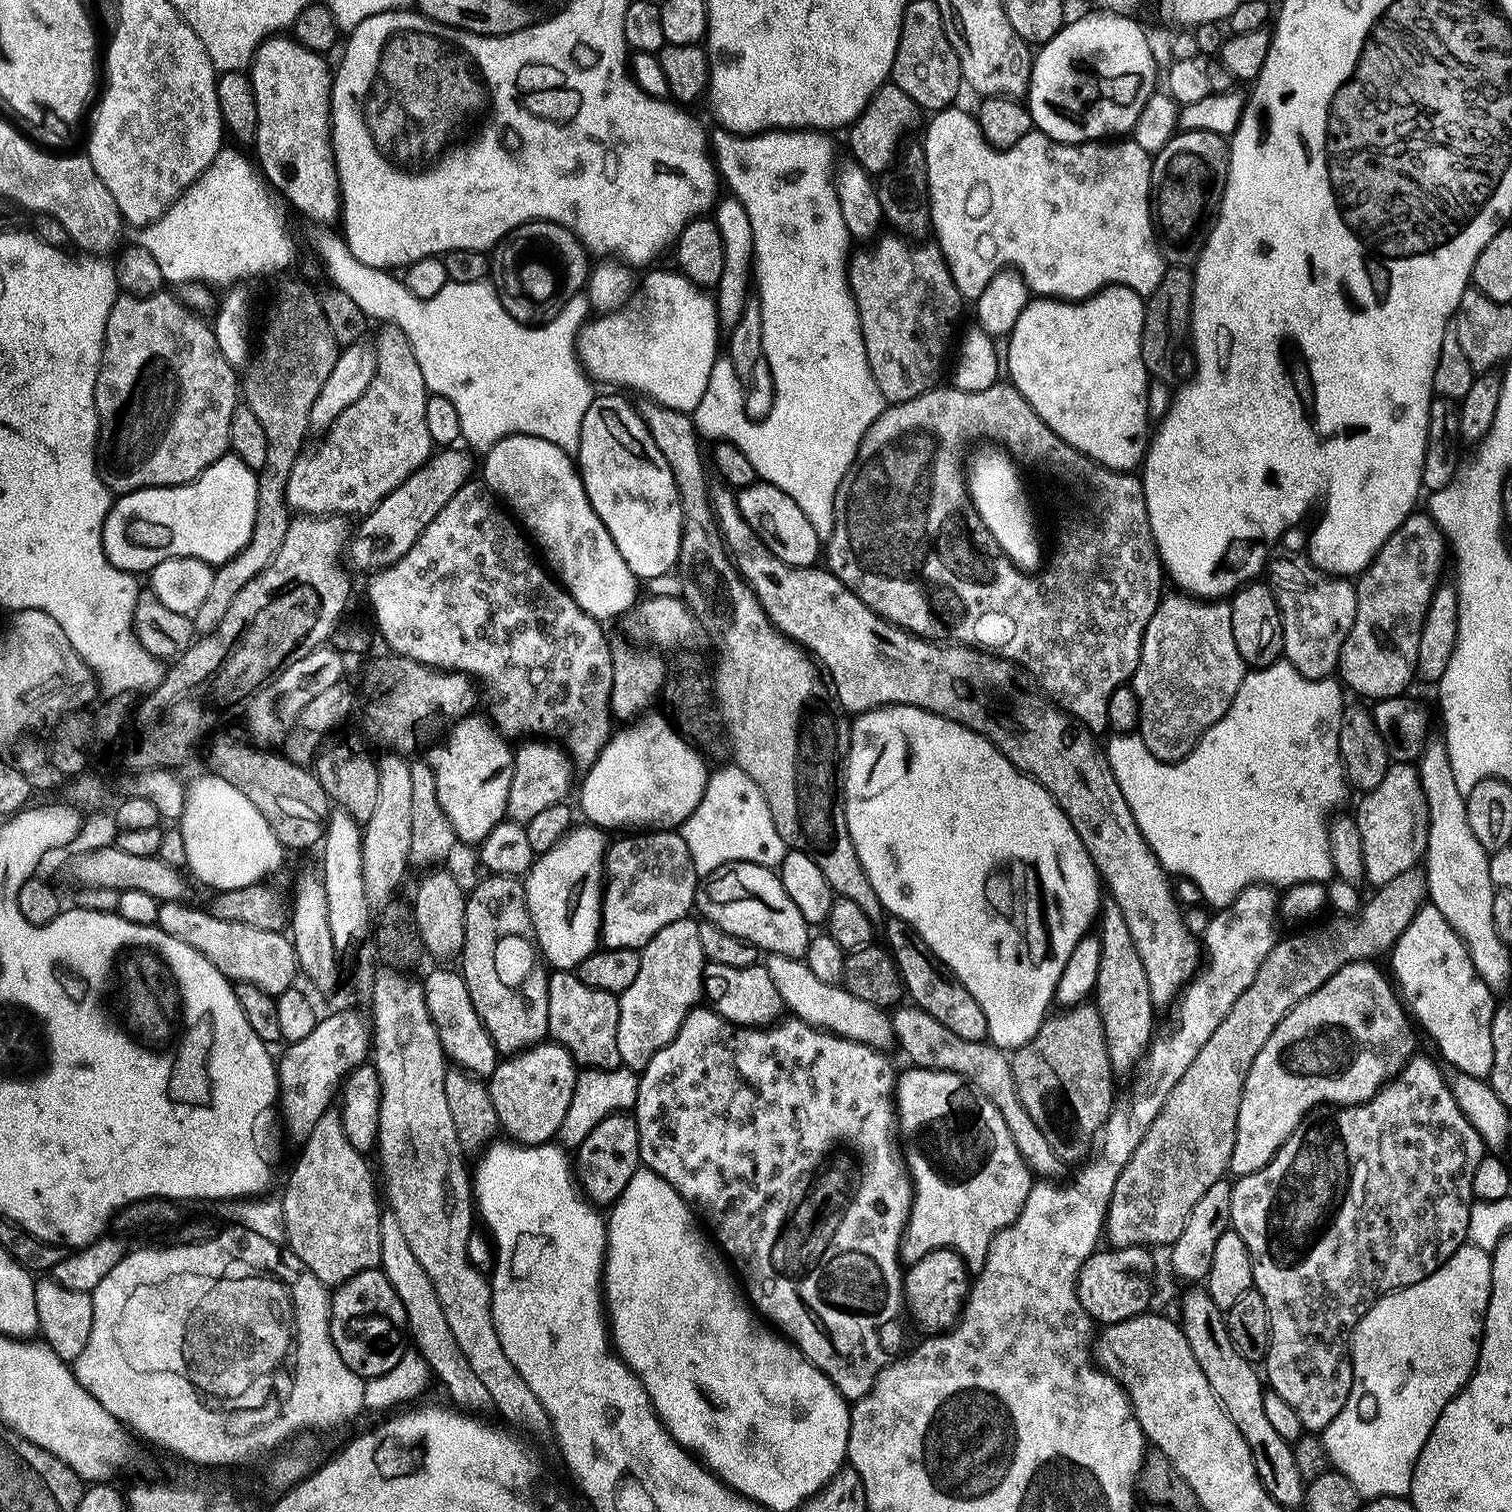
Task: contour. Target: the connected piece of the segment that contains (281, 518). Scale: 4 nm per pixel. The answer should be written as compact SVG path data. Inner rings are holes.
M300 280L278 281L264 329L260 332L260 349L257 352L255 349L242 372L243 403L254 410L254 418L262 422L266 434L266 466L259 468L256 477L258 498L254 530L250 542L246 542L234 558L213 571L206 602L202 602L194 613L197 633L207 634L216 629L226 610L230 610L230 602L234 602L238 590L242 590L250 578L262 574L274 554L282 550L282 538L286 538L290 519L290 510L284 502L284 487L304 446L304 435L310 432L308 415L314 406L314 398L318 398L326 378L330 378L330 370L334 370L334 362L340 353L326 322L319 295L315 291L312 293Z

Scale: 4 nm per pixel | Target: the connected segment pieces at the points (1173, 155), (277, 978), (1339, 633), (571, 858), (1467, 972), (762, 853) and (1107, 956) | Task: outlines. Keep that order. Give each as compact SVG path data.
M1177 131L1152 157L1152 223L1160 253L1169 265L1195 265L1216 223L1228 177L1230 147L1220 135L1219 131Z
M164 902L154 916L155 923L160 925L166 934L182 938L186 946L194 946L214 970L218 970L229 982L258 986L272 996L279 996L287 988L293 987L298 980L296 952L291 939L284 932L258 930L258 926L246 926L242 922L226 922L214 918L203 907L191 908L188 902Z
M1283 548L1273 551L1266 561L1266 583L1278 602L1282 618L1283 659L1294 665L1298 674L1302 674L1307 680L1327 680L1337 671L1342 642L1346 642L1346 634L1350 634L1350 626L1354 626L1356 586L1351 579L1329 576L1316 567L1303 551L1291 552L1290 549Z
M573 826L550 850L539 853L526 877L524 893L536 931L539 955L552 970L576 970L601 943L600 908L604 905L605 833L595 826Z
M1425 904L1395 940L1390 955L1395 987L1411 1019L1422 1032L1424 1027L1425 1034L1440 1051L1439 1059L1453 1064L1456 1072L1487 1077L1492 1069L1490 1026L1498 1000L1492 997L1493 989L1478 974L1467 946L1450 922L1436 907Z
M735 764L715 769L709 775L702 802L681 825L680 833L700 876L707 876L732 862L752 862L776 868L788 851L774 826L762 792L754 785L754 780Z
M1111 898L1103 901L1098 913L1098 935L1100 938L1100 958L1094 1003L1103 1020L1107 1058L1111 1062L1113 1073L1120 1075L1126 1071L1129 1073L1143 1059L1143 1055L1151 1043L1154 1035L1154 1029L1152 1029L1154 1005L1152 1003L1152 995L1150 994L1149 982L1146 979L1146 970L1143 969L1138 950L1134 947L1130 930L1128 930L1126 925L1126 918L1122 918L1122 910Z

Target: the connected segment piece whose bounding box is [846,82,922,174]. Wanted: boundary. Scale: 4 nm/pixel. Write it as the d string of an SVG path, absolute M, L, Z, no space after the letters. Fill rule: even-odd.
M887 83L872 95L866 110L847 129L848 148L852 151L851 159L860 164L869 174L883 174L892 168L898 156L896 147L900 139L919 122L922 110L894 83ZM876 172L876 173L875 173Z

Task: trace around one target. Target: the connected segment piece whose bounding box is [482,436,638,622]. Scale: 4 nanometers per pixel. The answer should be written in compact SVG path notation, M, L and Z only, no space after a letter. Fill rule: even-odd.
M507 436L485 453L483 460L483 483L511 509L527 535L540 543L539 551L552 559L551 567L554 572L556 567L559 583L582 611L595 620L608 622L611 616L620 616L637 603L636 575L626 566L618 546L614 546L614 538L610 538L602 518L590 506L577 465L569 453L542 438Z

